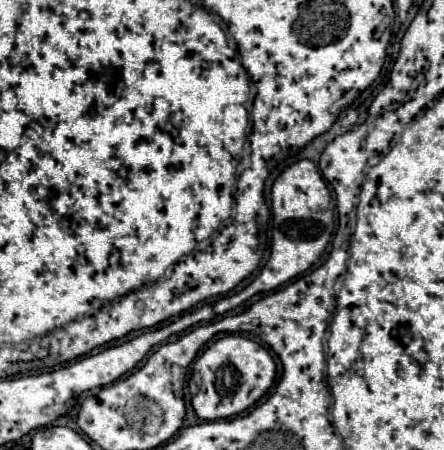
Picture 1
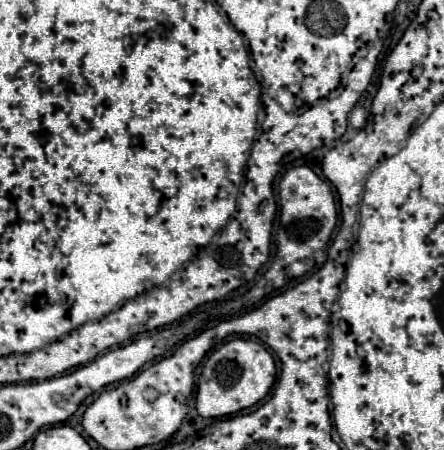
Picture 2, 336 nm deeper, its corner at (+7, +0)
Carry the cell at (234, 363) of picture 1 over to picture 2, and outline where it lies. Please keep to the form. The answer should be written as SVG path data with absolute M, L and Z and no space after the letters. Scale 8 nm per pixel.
M234 338L218 346L208 356L200 374L202 374L202 380L198 382L196 410L202 418L220 418L258 404L270 392L276 380L276 366L266 346L254 340Z

